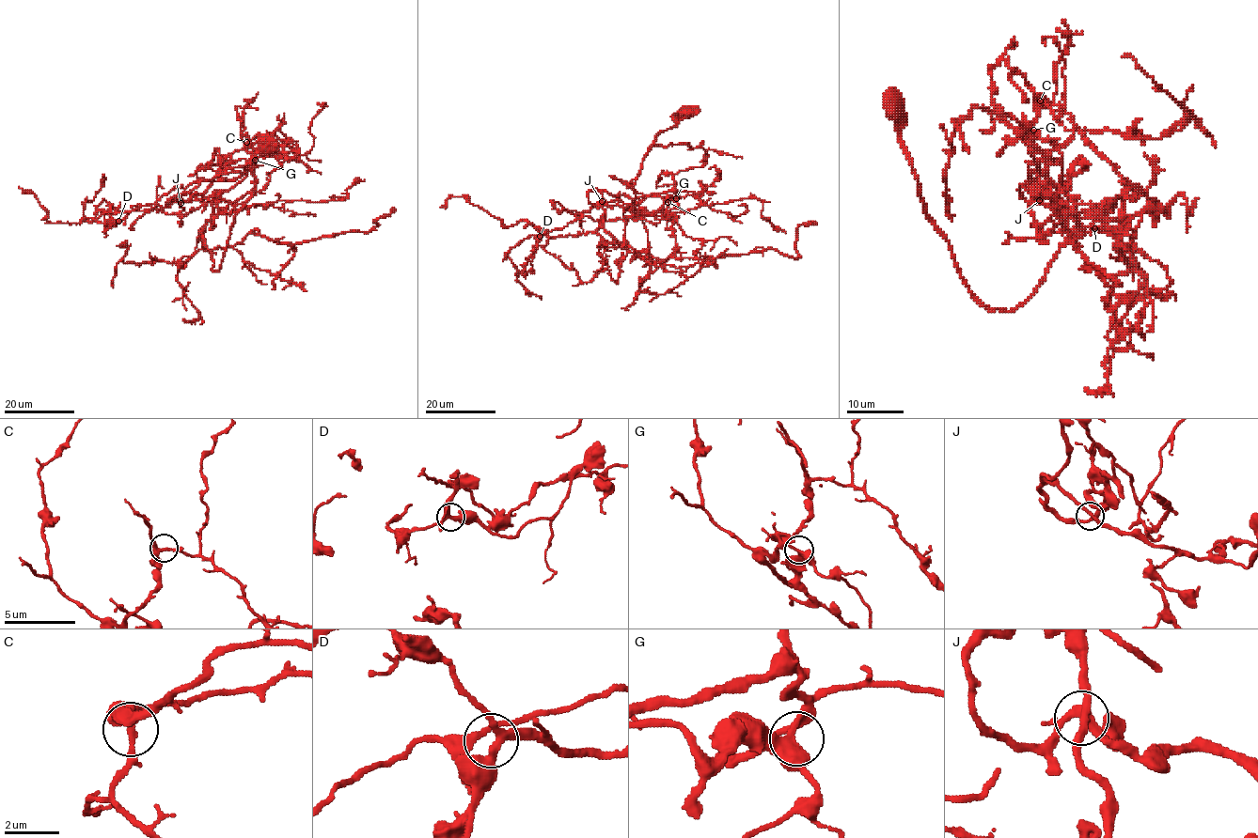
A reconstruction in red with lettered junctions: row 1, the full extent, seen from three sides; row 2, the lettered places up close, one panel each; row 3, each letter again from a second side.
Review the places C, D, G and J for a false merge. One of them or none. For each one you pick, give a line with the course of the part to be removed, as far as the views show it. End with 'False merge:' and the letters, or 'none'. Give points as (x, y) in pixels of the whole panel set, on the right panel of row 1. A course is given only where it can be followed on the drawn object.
False merge: none

